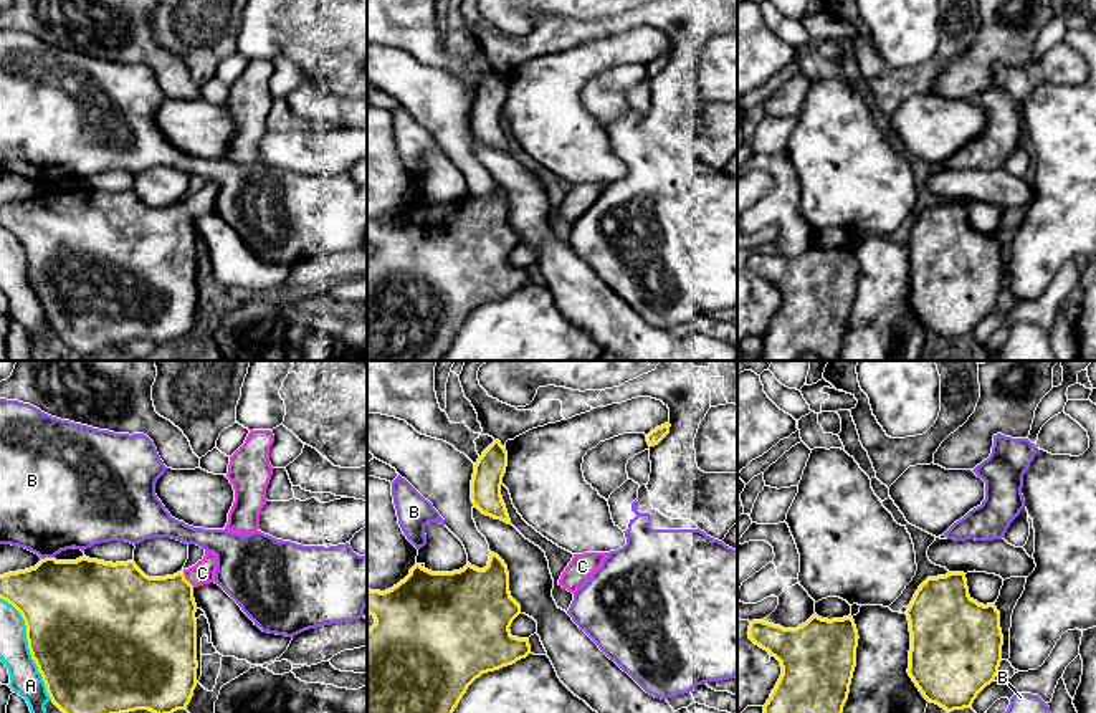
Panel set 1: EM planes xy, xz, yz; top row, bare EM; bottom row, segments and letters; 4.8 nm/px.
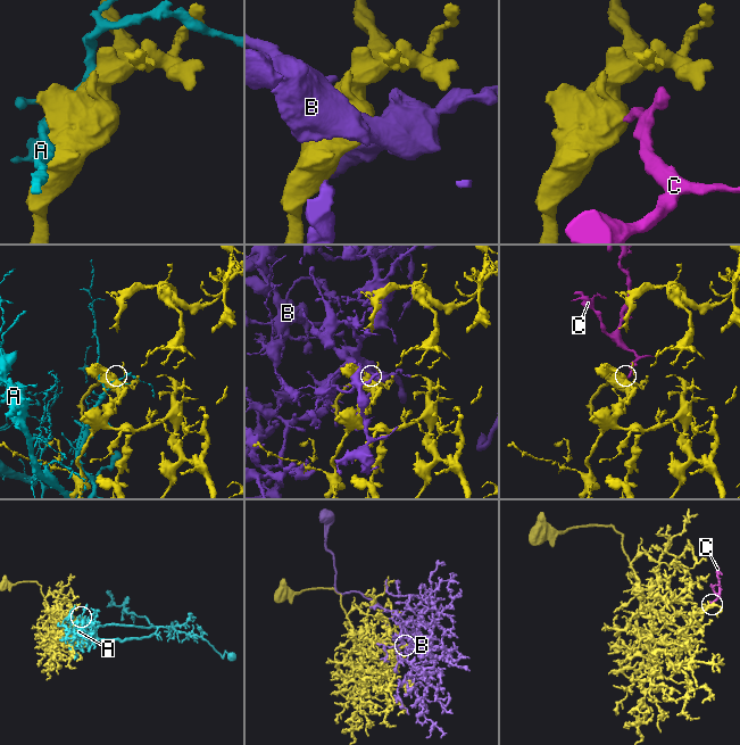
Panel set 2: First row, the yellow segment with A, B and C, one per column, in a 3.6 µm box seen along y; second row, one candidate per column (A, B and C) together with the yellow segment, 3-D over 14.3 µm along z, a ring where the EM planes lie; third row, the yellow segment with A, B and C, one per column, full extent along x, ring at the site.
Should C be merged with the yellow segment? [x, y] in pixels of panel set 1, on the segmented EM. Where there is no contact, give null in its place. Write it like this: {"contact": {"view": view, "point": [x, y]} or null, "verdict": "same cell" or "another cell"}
{"contact": {"view": "xy", "point": [185, 579]}, "verdict": "same cell"}

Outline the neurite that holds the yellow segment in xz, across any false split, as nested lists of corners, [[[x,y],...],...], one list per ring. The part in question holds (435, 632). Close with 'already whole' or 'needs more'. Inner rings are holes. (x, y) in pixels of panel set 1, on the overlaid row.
[[[494,553],[484,569],[468,562],[460,571],[431,572],[415,564],[392,589],[367,589],[367,612],[375,619],[367,630],[367,713],[453,713],[476,678],[531,653],[527,639],[511,635],[521,605],[511,597],[507,566]]] | already whole

